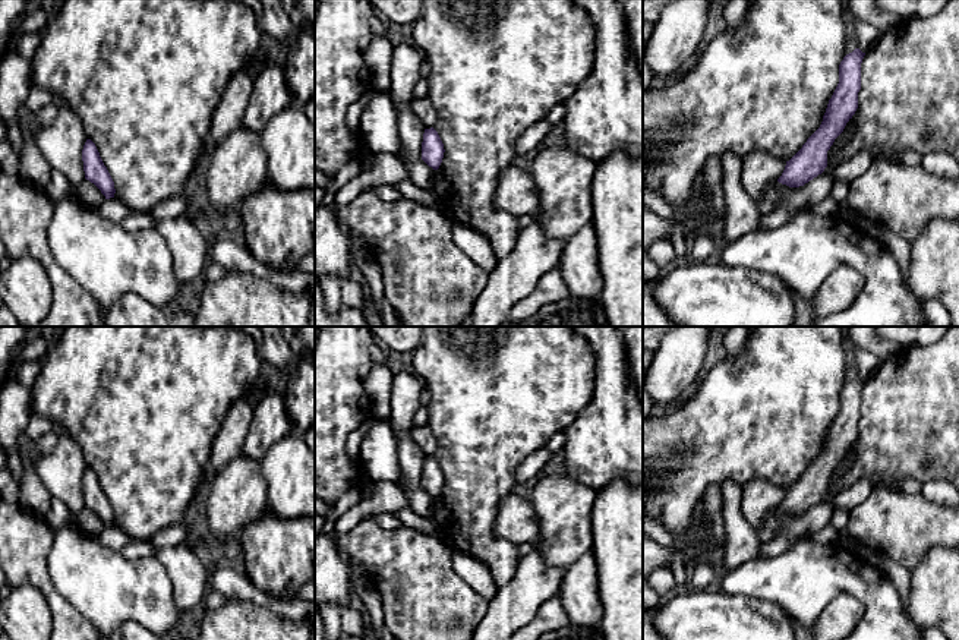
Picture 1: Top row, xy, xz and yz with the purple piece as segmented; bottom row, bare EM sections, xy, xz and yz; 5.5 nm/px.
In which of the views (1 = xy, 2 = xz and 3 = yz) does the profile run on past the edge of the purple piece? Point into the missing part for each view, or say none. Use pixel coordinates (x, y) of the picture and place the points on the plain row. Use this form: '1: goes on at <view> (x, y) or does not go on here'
1: does not go on here
2: does not go on here
3: does not go on here

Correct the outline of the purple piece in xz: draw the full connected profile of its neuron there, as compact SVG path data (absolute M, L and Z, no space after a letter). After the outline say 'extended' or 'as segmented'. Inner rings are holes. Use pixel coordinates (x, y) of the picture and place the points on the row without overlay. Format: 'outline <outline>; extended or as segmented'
outline M433 455L425 457L422 470L422 488L433 498L438 498L442 491L444 480L444 472L438 460Z; as segmented

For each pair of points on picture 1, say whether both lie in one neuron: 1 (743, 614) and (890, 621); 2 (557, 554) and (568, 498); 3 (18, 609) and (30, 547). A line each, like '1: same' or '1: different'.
1: different
2: same
3: different

